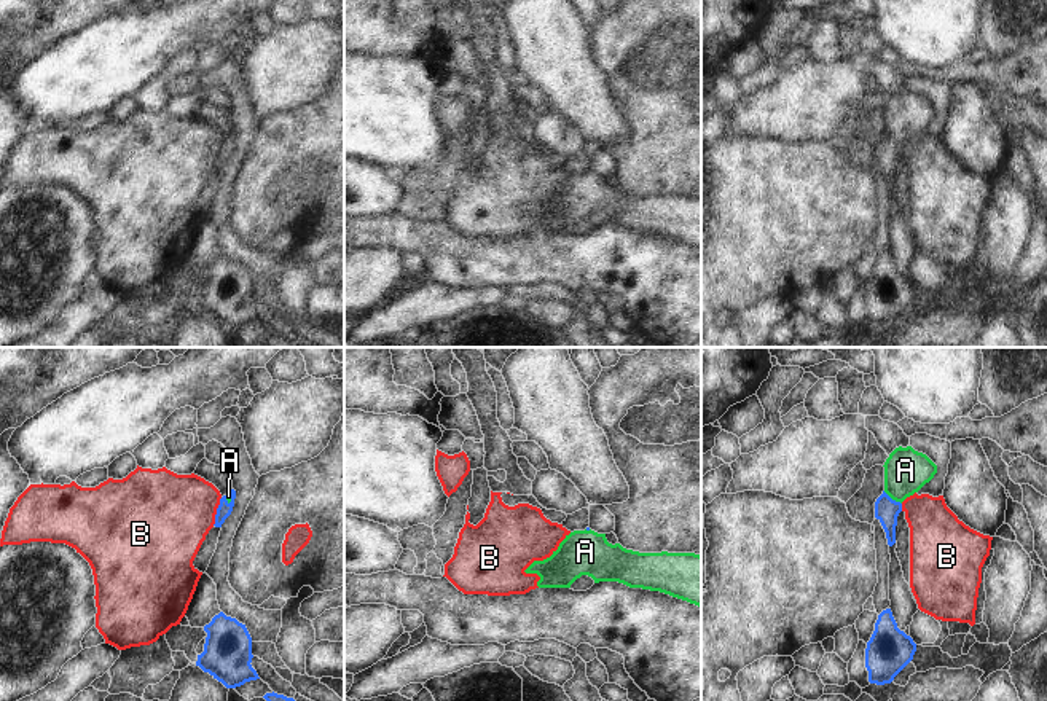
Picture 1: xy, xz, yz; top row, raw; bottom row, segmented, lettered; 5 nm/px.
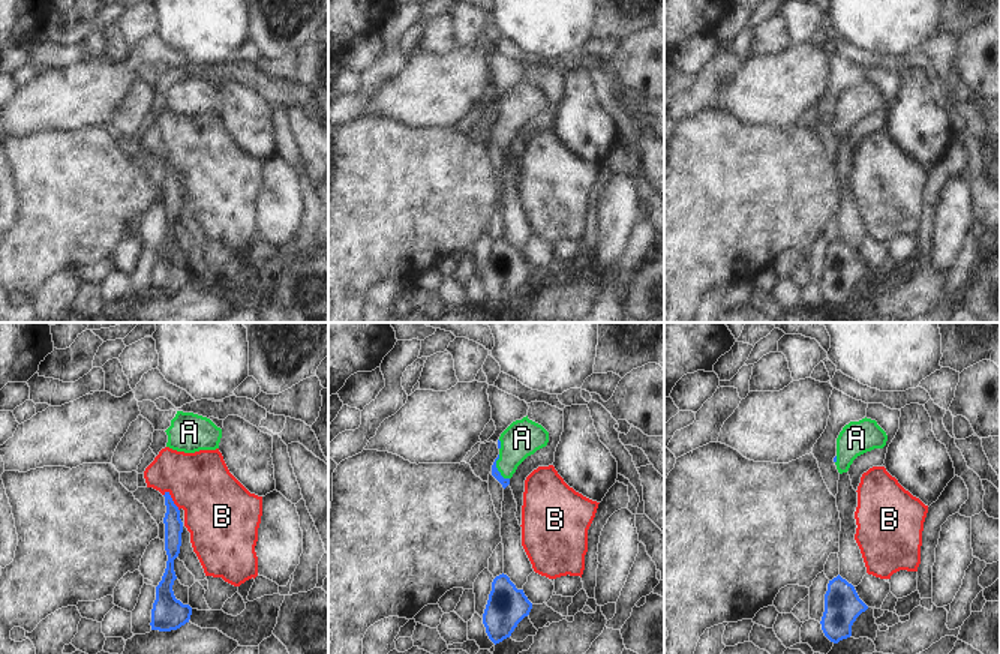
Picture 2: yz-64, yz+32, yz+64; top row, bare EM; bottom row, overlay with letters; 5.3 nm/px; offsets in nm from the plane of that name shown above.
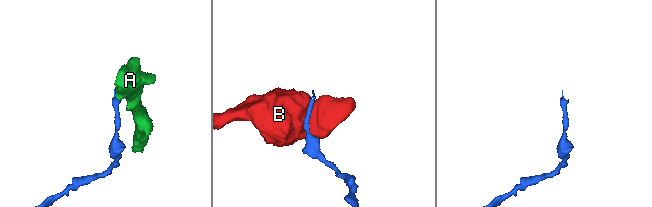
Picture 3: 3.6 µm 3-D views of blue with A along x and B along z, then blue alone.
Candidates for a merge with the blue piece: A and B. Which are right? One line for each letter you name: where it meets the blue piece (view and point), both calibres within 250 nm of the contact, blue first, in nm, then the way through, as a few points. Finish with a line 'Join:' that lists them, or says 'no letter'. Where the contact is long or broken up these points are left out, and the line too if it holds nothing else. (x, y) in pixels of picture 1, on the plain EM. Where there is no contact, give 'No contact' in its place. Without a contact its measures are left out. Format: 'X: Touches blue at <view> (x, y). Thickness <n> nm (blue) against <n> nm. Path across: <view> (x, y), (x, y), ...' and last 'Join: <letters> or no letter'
A: Touches blue at yz (891, 142). Thickness 120 nm (blue) against 220 nm. Path across: yz (886, 153), (891, 142), (905, 113)
Join: A.

